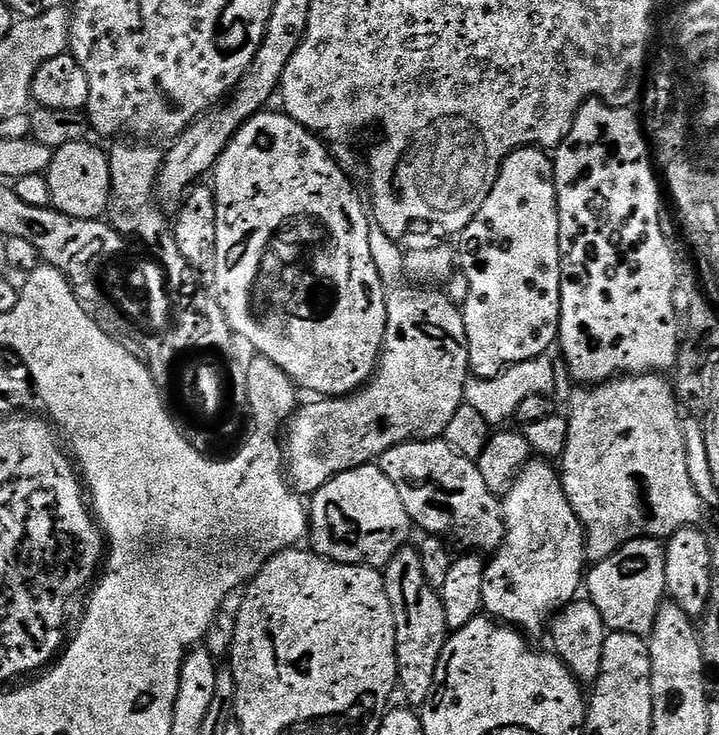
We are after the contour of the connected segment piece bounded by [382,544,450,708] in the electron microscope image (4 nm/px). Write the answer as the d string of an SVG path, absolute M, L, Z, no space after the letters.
M407 544L399 548L383 571L387 597L394 610L396 657L399 662L398 684L407 705L422 708L427 704L436 685L436 672L441 652L448 637L449 627L439 591L433 588L422 571L419 549Z

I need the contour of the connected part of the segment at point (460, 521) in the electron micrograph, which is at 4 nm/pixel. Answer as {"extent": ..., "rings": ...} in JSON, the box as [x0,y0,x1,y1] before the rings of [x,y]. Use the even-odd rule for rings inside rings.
{"extent":[378,439,505,554],"rings":[[[446,439],[407,440],[406,443],[394,446],[381,456],[378,467],[398,486],[406,510],[417,529],[425,528],[423,530],[425,533],[447,538],[449,541],[457,540],[458,543],[468,547],[465,549],[479,550],[481,553],[485,552],[484,554],[491,553],[503,544],[505,527],[501,501],[486,484],[477,461],[468,459],[456,451]]]}

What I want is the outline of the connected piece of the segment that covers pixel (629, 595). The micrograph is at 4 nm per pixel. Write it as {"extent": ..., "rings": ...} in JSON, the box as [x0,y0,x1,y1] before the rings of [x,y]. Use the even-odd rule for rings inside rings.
{"extent":[587,539,668,637],"rings":[[[659,539],[631,540],[614,554],[604,560],[595,561],[587,569],[587,595],[611,631],[629,632],[643,637],[651,633],[668,592],[665,553],[665,545]]]}

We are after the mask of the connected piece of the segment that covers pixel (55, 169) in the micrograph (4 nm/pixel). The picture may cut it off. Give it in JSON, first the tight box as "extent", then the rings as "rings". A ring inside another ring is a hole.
{"extent":[46,143,112,220],"rings":[[[88,143],[67,144],[55,149],[46,179],[52,199],[51,207],[56,211],[70,218],[98,220],[107,213],[108,203],[112,200],[110,166],[108,165],[108,152]]]}

